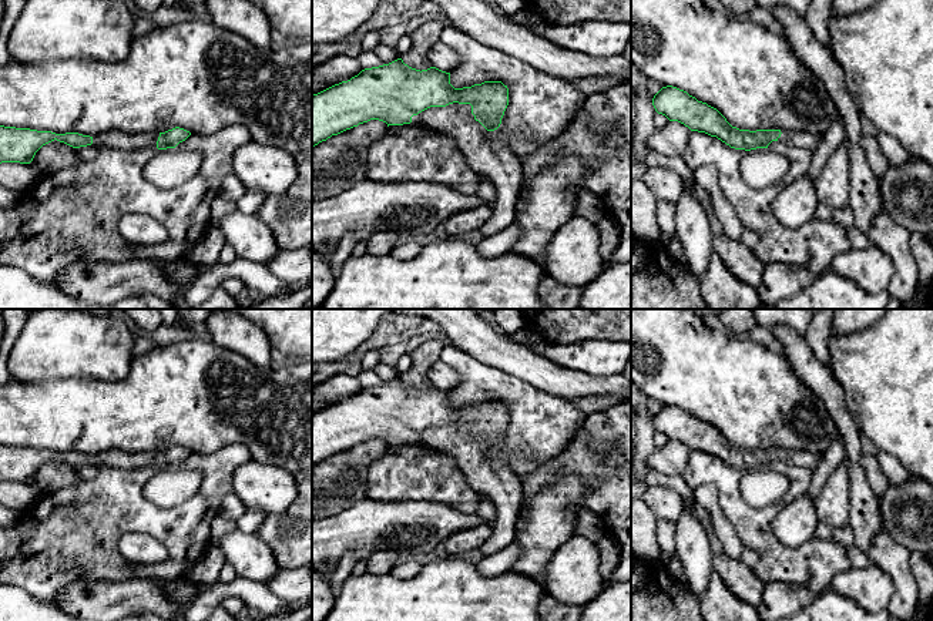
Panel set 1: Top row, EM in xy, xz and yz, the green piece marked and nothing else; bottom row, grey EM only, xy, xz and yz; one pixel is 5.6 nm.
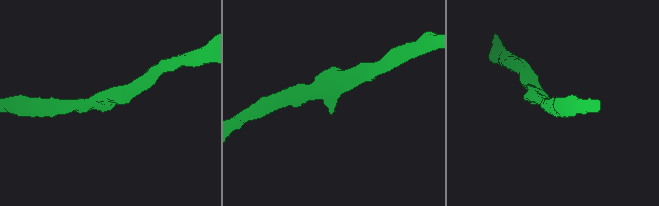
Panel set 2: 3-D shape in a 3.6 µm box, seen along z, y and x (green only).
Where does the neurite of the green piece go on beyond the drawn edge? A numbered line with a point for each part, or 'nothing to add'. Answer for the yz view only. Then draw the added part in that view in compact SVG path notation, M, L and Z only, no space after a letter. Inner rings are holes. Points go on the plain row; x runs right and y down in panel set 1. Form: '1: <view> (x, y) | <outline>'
1: yz (805, 459) | M781 450L778 460L786 463L788 466L798 466L803 469L813 470L820 460L820 454L812 453L809 450Z

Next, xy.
1: xy (117, 459) | M110 450L101 454L93 456L93 466L108 466L124 470L134 470L140 467L154 466L157 467L160 452L140 452L140 453L125 453L120 450Z

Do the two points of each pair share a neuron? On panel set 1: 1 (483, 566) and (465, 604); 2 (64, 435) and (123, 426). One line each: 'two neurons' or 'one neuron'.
1: two neurons
2: one neuron

